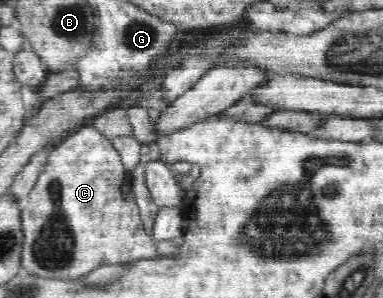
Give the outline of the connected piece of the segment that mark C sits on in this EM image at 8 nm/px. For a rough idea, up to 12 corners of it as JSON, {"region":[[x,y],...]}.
{"region":[[62,139],[21,214],[29,274],[156,256],[121,152]]}

